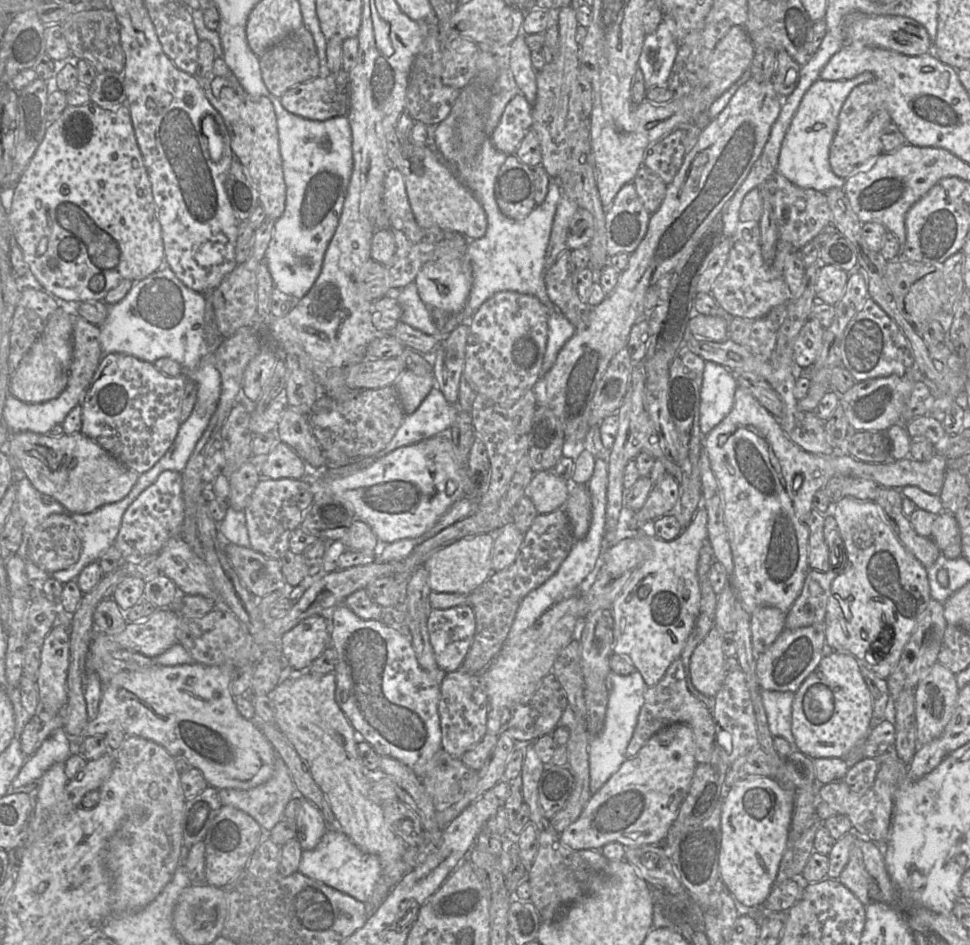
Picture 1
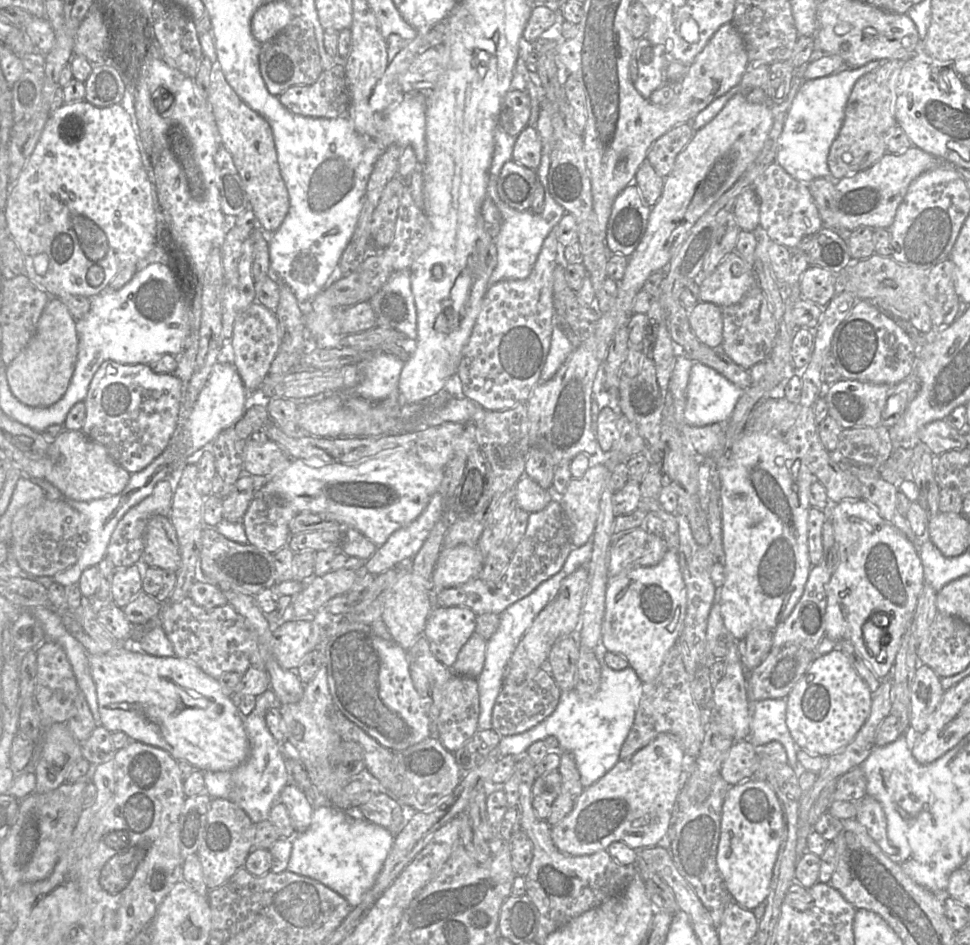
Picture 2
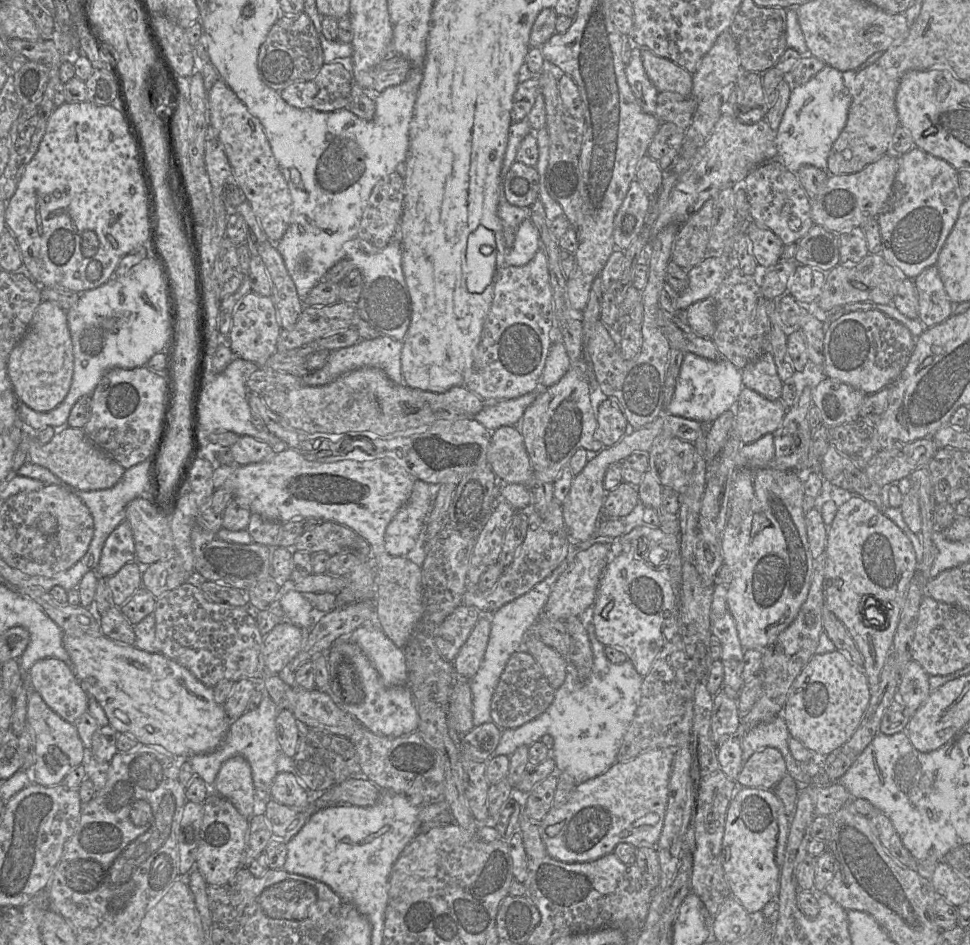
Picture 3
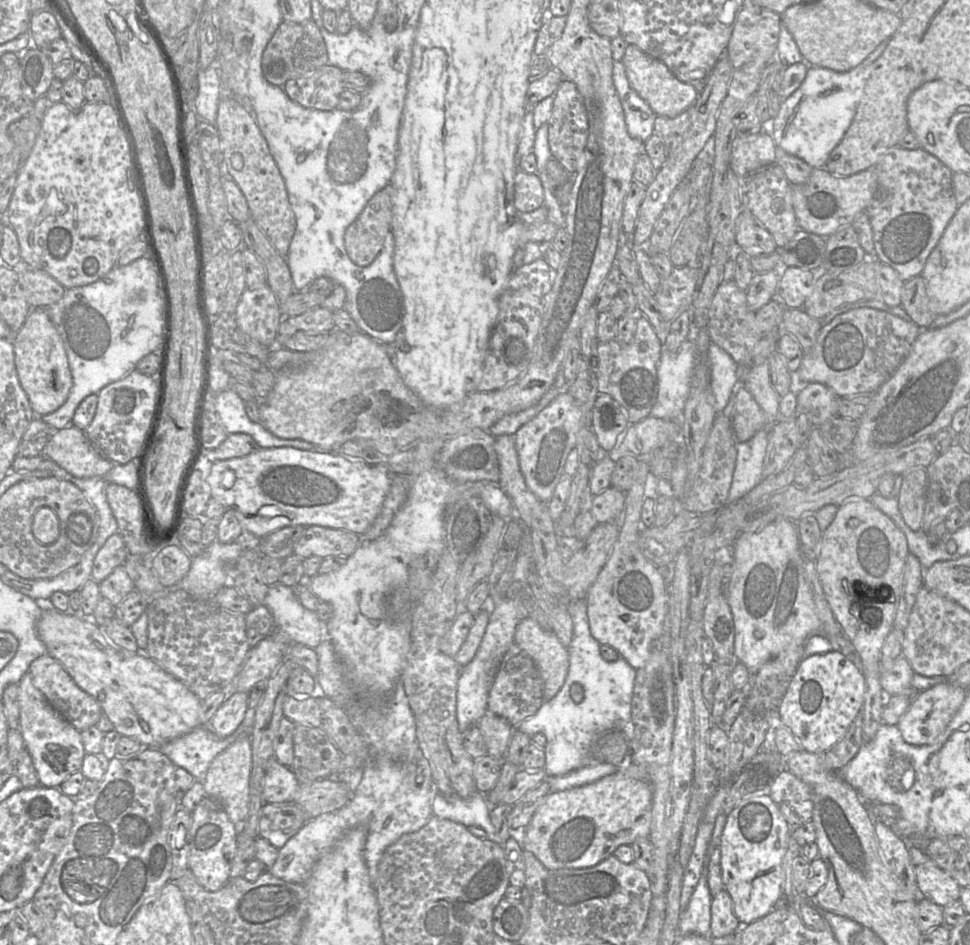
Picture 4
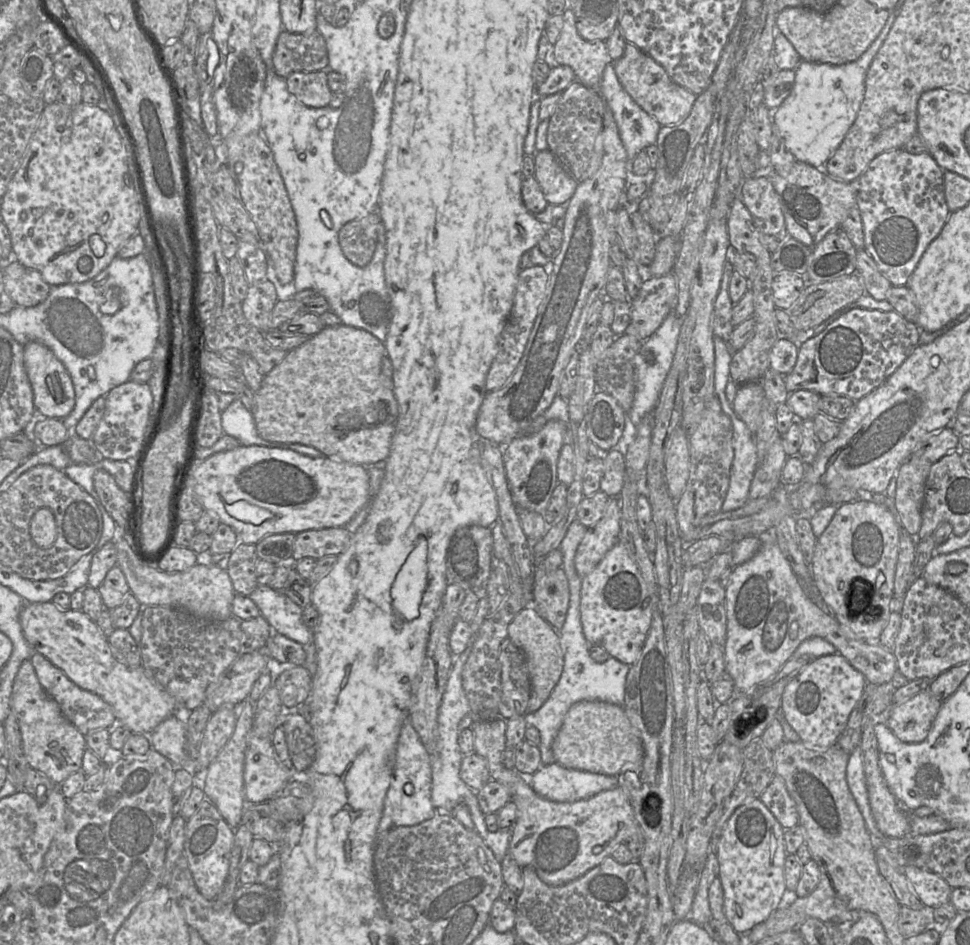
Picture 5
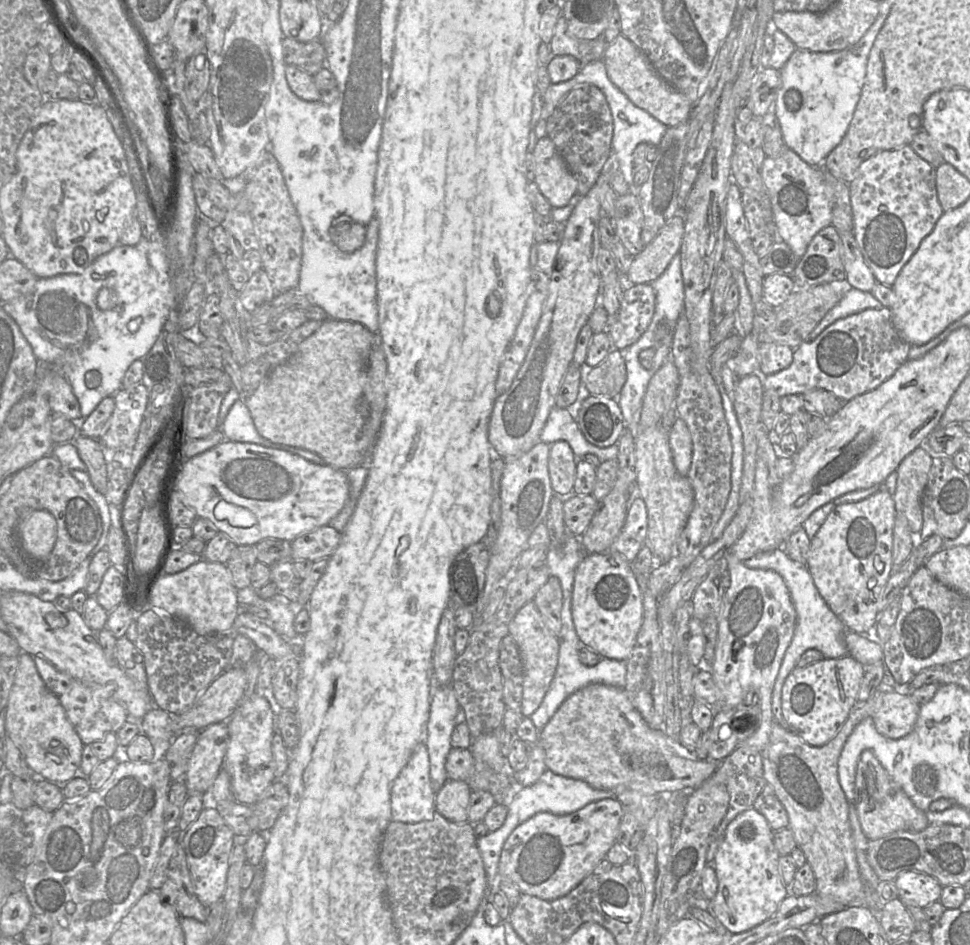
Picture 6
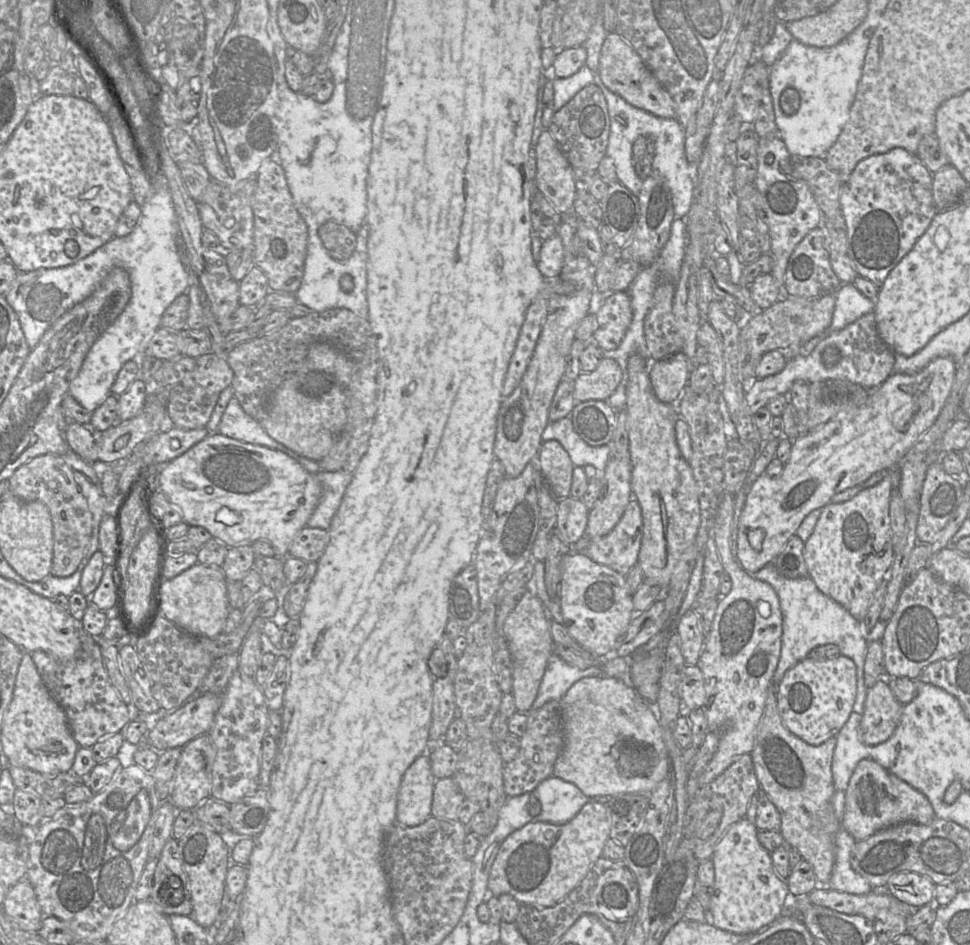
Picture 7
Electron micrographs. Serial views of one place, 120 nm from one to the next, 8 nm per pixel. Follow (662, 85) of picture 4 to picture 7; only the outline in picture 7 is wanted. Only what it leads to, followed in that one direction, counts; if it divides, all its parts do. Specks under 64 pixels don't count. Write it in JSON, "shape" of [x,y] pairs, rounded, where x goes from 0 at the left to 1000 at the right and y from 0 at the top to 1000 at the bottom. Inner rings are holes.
{"shape":[[[627,35],[621,48],[616,79],[622,89],[649,111],[681,125],[698,126],[698,112],[668,70],[636,35]]]}

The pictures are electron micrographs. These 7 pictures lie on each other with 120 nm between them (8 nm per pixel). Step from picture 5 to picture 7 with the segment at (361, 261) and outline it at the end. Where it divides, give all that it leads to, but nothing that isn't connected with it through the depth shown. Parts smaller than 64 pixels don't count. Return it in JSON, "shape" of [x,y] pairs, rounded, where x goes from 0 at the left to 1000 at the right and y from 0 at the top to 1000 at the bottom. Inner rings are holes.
{"shape":[[[344,234],[332,237],[328,243],[338,269],[346,276],[357,276],[367,261],[368,247]]]}

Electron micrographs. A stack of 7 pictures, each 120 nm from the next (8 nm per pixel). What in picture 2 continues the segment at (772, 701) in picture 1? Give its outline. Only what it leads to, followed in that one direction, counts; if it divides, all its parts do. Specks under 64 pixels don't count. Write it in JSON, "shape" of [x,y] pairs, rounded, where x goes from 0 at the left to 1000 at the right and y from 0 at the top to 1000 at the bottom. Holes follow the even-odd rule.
{"shape":[[[810,739],[789,740],[774,745],[771,783],[780,793],[795,784],[804,785],[810,795],[811,807],[824,817],[823,790],[810,766]]]}

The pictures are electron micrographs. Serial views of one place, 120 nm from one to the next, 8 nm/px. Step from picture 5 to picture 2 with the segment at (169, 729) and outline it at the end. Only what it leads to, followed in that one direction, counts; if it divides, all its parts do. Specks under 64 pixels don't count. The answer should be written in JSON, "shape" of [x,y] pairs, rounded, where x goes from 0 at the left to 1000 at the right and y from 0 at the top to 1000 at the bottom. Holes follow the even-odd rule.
{"shape":[[[277,728],[264,738],[263,749],[255,759],[251,759],[258,794],[255,803],[248,810],[238,816],[209,817],[212,839],[218,844],[230,844],[242,850],[253,858],[262,872],[276,868],[281,851],[288,847],[291,835],[299,829],[295,797],[274,767],[273,757],[282,747],[287,747],[286,740]]]}

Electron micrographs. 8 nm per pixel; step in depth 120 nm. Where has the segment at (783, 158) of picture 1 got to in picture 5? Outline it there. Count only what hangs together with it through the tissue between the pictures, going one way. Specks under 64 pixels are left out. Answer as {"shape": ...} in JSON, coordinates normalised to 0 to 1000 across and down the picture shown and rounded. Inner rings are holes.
{"shape":[[[925,4],[905,39],[884,63],[868,69],[827,63],[820,73],[818,95],[800,117],[798,135],[822,170],[843,177],[853,174],[864,158],[884,124],[891,106],[895,72],[915,38],[924,16]]]}

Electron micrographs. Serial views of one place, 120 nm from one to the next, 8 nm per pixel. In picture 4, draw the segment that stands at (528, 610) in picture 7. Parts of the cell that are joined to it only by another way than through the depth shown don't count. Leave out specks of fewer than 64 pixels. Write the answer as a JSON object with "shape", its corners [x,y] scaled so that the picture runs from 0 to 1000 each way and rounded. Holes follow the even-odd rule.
{"shape":[[[547,653],[532,662],[530,680],[553,703],[561,723],[561,743],[570,739],[582,722],[587,692],[570,668],[559,666]]]}

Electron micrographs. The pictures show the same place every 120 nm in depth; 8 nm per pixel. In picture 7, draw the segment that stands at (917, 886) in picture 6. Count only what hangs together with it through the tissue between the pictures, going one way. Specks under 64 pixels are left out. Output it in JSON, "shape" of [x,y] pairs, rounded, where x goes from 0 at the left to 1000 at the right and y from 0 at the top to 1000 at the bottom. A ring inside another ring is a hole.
{"shape":[[[927,923],[918,928],[914,942],[922,949],[941,958],[951,960],[964,956],[965,935],[957,927],[943,923]]]}

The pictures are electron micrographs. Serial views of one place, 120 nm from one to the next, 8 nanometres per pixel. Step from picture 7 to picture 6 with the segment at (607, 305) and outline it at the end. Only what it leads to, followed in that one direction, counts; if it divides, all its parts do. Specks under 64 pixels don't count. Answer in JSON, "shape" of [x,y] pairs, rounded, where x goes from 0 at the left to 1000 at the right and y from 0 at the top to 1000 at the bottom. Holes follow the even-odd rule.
{"shape":[[[671,299],[645,301],[638,329],[633,334],[627,332],[625,351],[631,362],[631,369],[640,370],[655,363],[669,346],[675,330],[676,311]]]}

